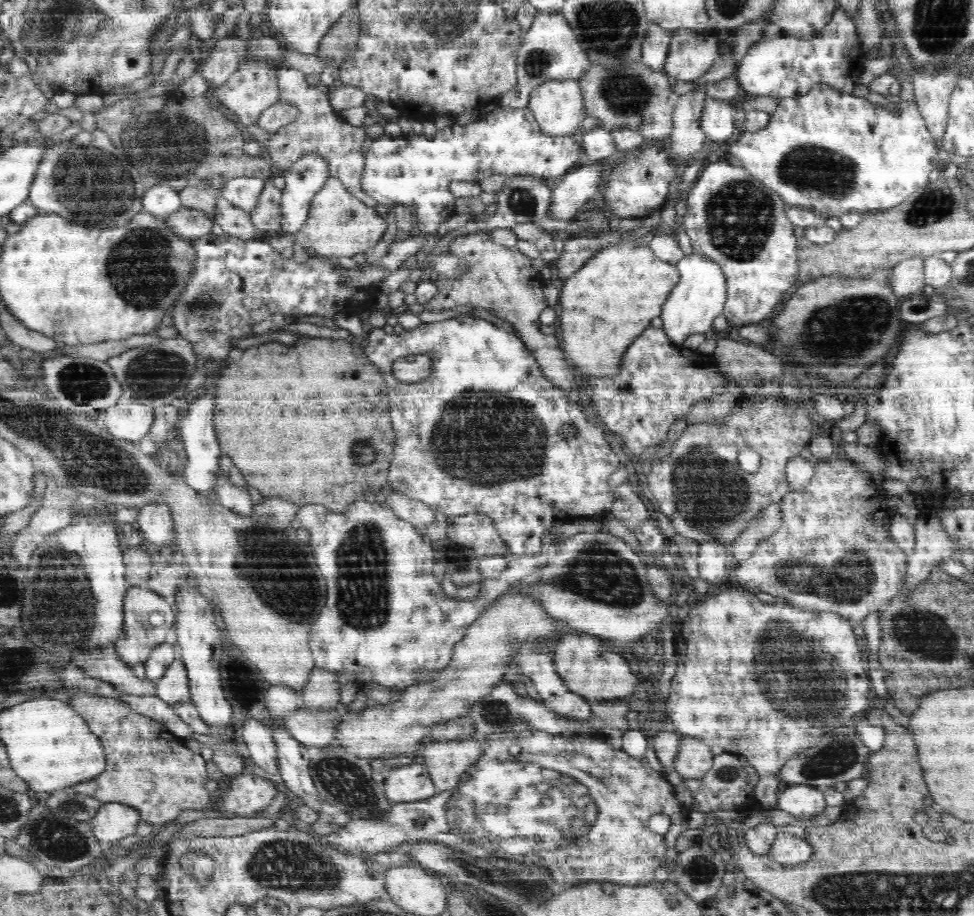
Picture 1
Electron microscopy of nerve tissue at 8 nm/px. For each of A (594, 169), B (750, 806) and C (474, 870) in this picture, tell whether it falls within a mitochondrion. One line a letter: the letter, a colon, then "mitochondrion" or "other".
A: other
B: other
C: mitochondrion

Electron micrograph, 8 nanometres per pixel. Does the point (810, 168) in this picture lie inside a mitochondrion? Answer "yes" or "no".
yes

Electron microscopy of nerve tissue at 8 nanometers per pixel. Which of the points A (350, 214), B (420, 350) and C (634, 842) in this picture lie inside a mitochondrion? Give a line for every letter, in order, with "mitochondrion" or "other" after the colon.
A: mitochondrion
B: other
C: other

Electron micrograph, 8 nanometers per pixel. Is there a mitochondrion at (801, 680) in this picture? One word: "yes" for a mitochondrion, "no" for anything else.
yes

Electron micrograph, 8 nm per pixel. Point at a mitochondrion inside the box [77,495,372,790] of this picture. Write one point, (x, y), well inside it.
(286, 593)

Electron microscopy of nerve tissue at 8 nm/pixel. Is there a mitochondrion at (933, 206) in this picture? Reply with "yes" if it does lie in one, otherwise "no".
yes

